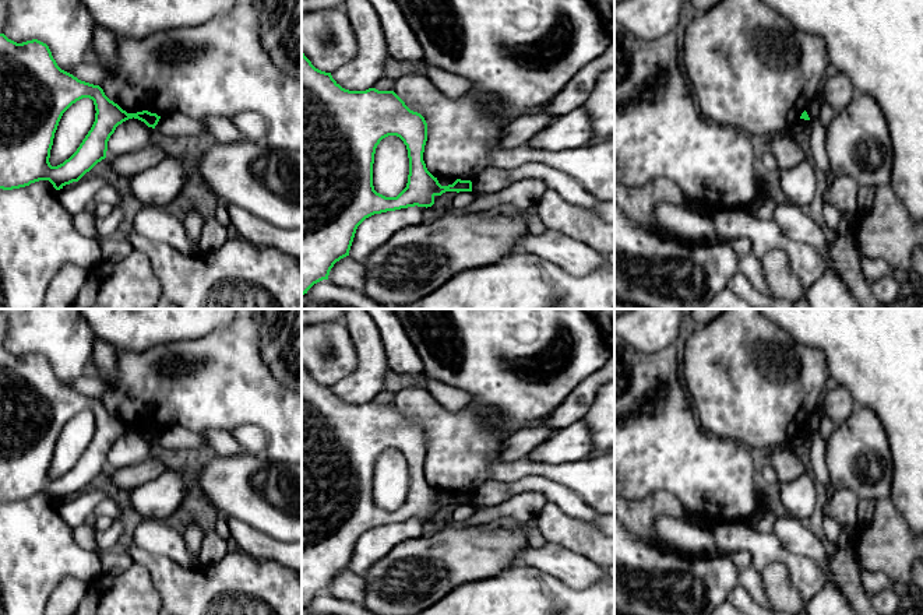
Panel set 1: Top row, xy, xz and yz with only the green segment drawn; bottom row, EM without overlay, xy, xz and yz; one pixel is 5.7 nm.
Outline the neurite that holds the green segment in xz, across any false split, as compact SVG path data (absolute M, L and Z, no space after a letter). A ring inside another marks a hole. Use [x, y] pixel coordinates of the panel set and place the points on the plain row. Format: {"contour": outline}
{"contour": "M302 366L302 609L317 595L328 593L337 574L349 569L357 540L369 530L408 520L431 520L434 510L445 505L472 505L471 493L457 492L441 499L423 474L427 454L424 430L411 424L394 404L349 404L331 386L316 382ZM388 449L399 450L408 463L409 488L406 500L397 510L385 510L374 503L373 477L376 461Z"}

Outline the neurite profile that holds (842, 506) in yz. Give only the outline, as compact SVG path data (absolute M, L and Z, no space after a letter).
M846 488L838 489L831 499L824 499L824 516L834 517L841 527L857 524L857 495Z

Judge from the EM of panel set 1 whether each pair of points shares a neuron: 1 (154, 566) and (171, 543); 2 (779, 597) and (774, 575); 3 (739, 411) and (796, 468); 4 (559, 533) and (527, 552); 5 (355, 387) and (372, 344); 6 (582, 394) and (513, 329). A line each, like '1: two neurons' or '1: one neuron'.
1: two neurons
2: one neuron
3: two neurons
4: two neurons
5: one neuron
6: two neurons

